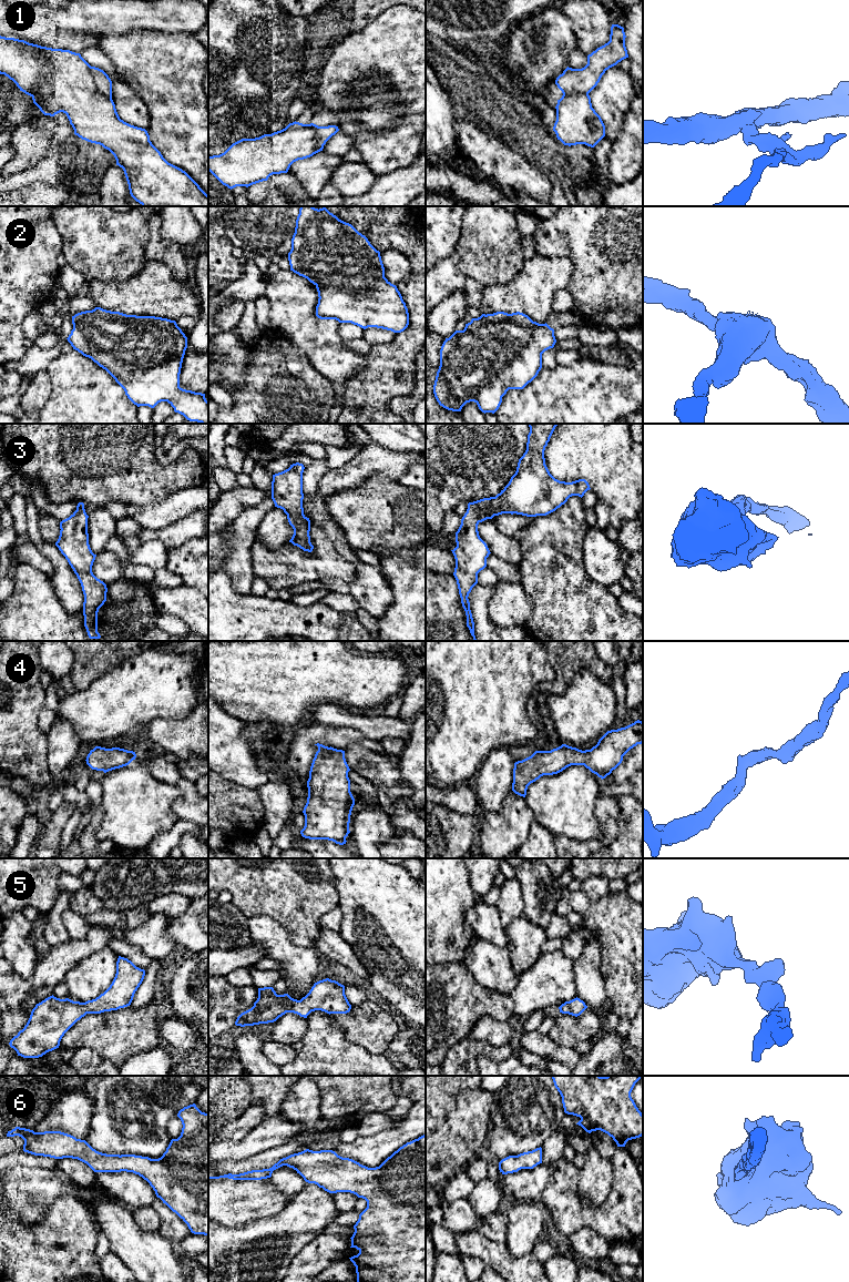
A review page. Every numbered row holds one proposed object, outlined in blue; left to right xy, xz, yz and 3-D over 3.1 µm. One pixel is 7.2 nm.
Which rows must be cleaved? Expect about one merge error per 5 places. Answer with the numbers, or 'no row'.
1

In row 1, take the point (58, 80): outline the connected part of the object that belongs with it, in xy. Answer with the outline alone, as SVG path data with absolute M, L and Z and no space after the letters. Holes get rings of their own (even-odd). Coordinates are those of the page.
M0 35L0 74L8 77L20 91L30 95L44 115L54 116L60 112L65 113L75 135L109 150L114 155L116 165L123 169L130 194L136 202L142 206L208 206L208 195L185 171L163 157L150 141L145 129L131 125L120 119L113 100L104 96L98 90L91 68L80 53Z

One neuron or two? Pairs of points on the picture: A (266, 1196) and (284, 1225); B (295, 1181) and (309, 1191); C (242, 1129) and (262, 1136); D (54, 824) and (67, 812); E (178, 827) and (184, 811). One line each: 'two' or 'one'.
A: two
B: two
C: two
D: one
E: two

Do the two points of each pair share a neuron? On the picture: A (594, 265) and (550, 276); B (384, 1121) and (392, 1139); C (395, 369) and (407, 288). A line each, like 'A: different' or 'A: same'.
A: different
B: different
C: same

